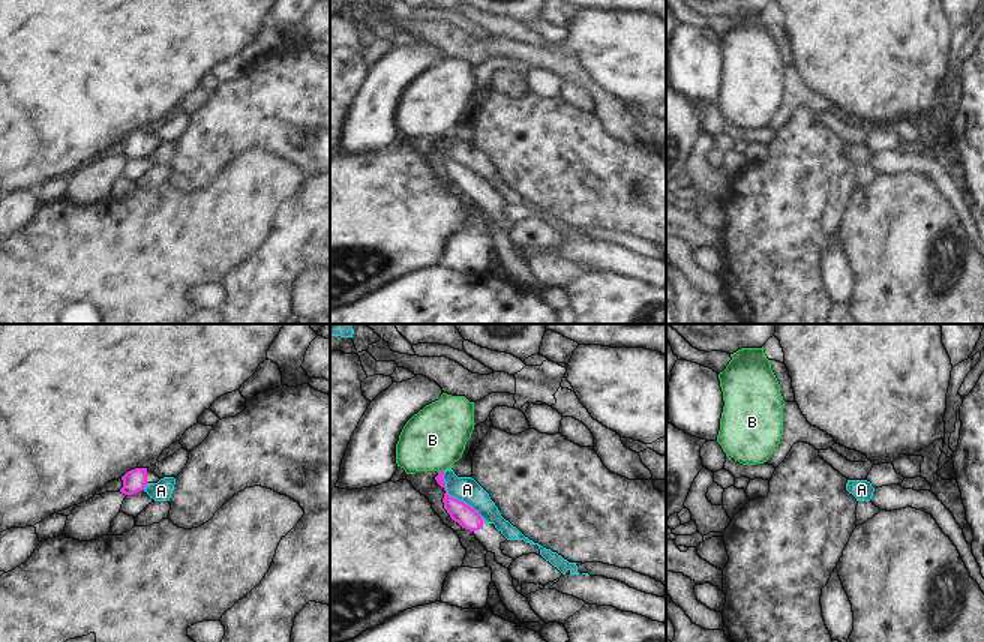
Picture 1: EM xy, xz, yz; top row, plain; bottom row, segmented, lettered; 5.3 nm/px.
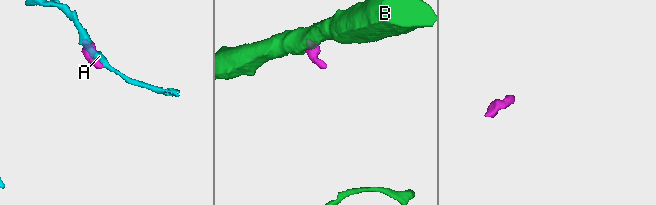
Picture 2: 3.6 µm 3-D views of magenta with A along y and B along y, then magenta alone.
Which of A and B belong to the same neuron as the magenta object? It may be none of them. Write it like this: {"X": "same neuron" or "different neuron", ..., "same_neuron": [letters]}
{"A": "different neuron", "B": "different neuron", "same_neuron": []}

